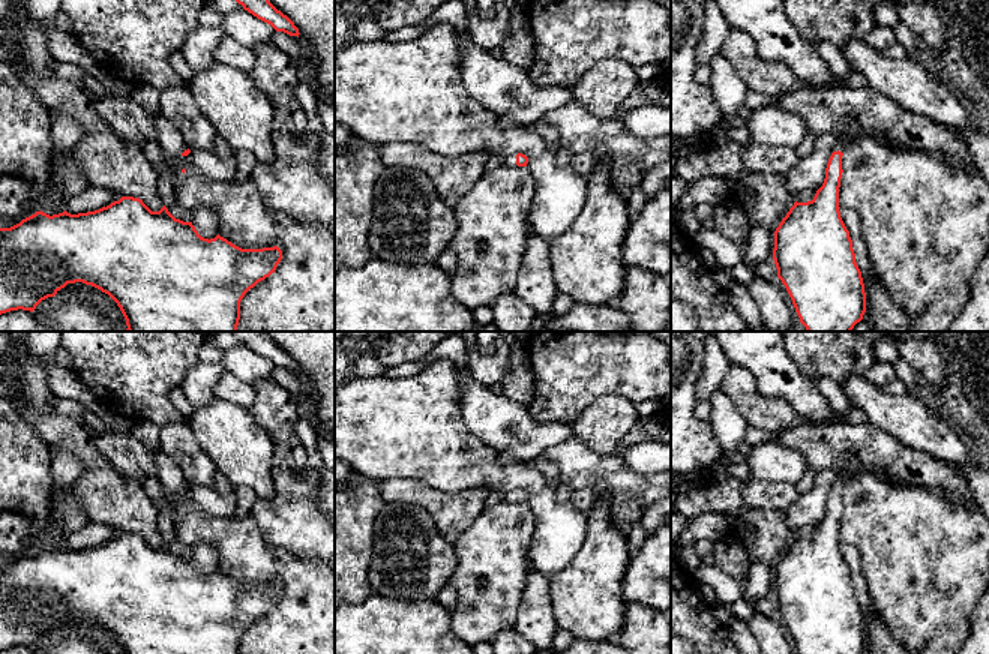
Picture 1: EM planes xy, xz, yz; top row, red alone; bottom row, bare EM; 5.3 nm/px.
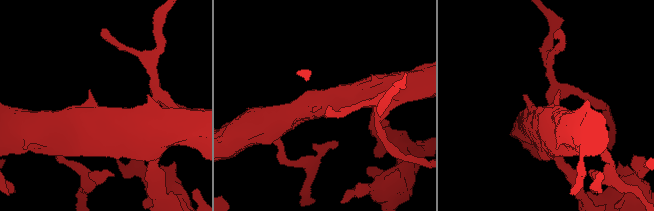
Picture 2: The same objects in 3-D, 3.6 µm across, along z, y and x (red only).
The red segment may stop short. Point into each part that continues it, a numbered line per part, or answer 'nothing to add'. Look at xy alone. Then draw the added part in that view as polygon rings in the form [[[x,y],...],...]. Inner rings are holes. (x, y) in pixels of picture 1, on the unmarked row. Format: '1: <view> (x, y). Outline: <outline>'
1: xy (170, 476). Outline: [[[161,450],[155,452],[153,460],[158,471],[156,478],[162,484],[162,489],[174,496],[174,508],[180,512],[179,495],[188,486],[183,471]]]

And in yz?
1: yz (842, 479). Outline: [[[842,471],[842,472],[837,472],[837,478],[836,478],[836,482],[834,482],[834,486],[833,488],[845,488],[846,486],[846,483],[849,482],[849,476],[848,476],[848,472],[846,471]]]

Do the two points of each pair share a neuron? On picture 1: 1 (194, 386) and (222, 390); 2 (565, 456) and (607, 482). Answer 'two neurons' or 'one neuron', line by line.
1: two neurons
2: one neuron

